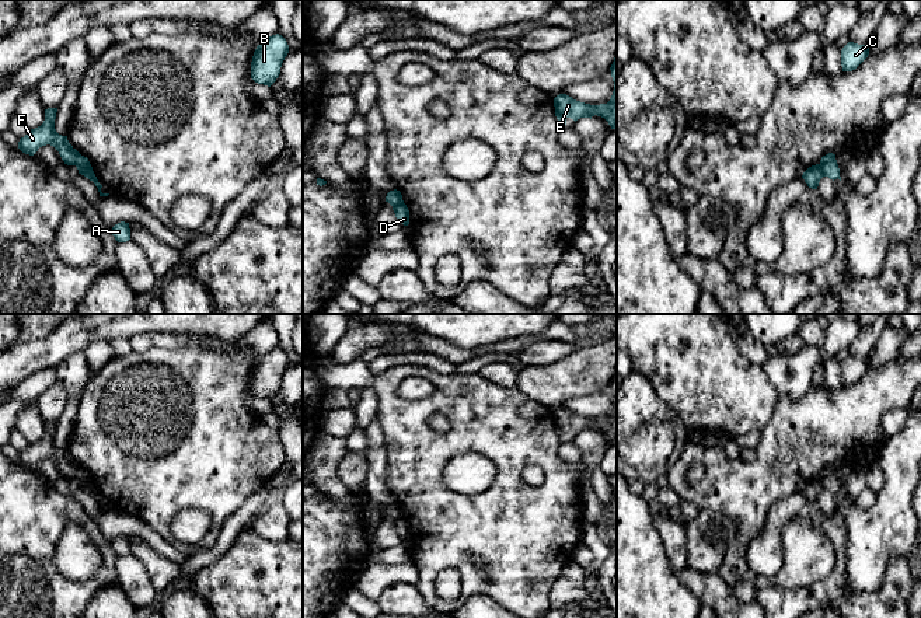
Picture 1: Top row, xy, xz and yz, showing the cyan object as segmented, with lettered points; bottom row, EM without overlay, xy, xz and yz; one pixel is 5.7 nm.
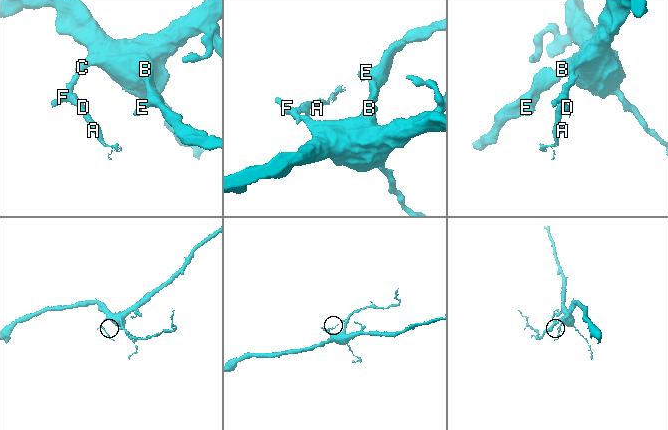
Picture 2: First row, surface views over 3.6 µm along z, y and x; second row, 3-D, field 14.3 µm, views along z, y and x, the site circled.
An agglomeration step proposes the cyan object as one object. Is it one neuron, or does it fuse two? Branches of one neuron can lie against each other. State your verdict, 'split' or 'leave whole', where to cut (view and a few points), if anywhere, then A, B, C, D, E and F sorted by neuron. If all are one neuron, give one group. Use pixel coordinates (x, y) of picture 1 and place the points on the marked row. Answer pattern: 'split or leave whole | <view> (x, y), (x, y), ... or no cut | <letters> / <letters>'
split | xy (74, 164), (94, 175) | A / B C D E F

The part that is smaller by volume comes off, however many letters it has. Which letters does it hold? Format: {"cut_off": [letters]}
{"cut_off": ["A"]}

